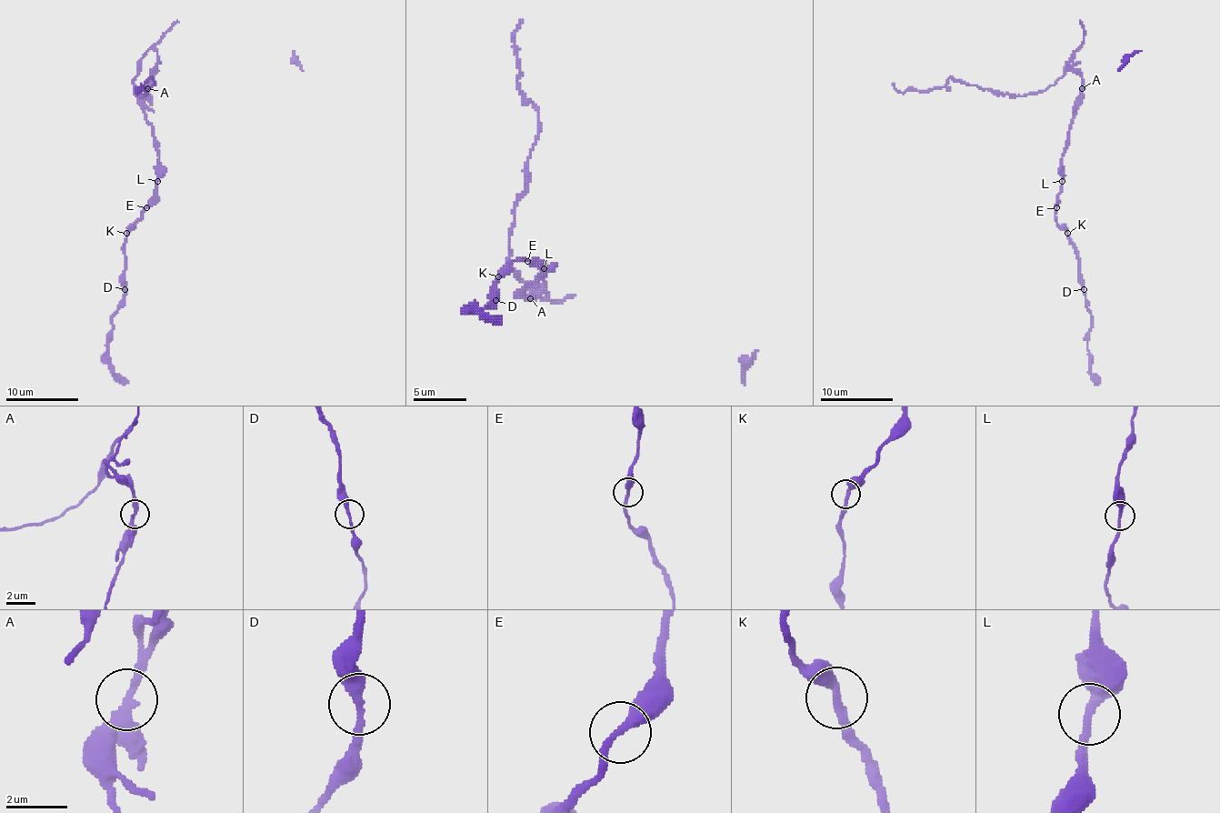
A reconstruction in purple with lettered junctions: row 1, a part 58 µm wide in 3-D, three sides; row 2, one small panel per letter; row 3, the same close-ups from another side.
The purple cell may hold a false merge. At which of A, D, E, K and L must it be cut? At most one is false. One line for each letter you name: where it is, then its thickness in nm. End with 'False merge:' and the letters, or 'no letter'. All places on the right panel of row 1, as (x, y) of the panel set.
A: at (1082, 88); 280 nm thick
False merge: A

